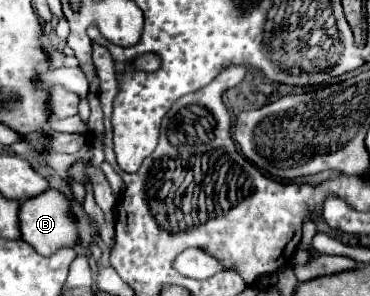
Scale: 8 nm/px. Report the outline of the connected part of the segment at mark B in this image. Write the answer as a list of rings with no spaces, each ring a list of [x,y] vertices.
[[[49,189],[33,199],[27,199],[19,211],[19,225],[21,237],[41,255],[53,255],[61,247],[75,247],[79,237],[77,223],[71,217],[71,201],[57,189]]]

